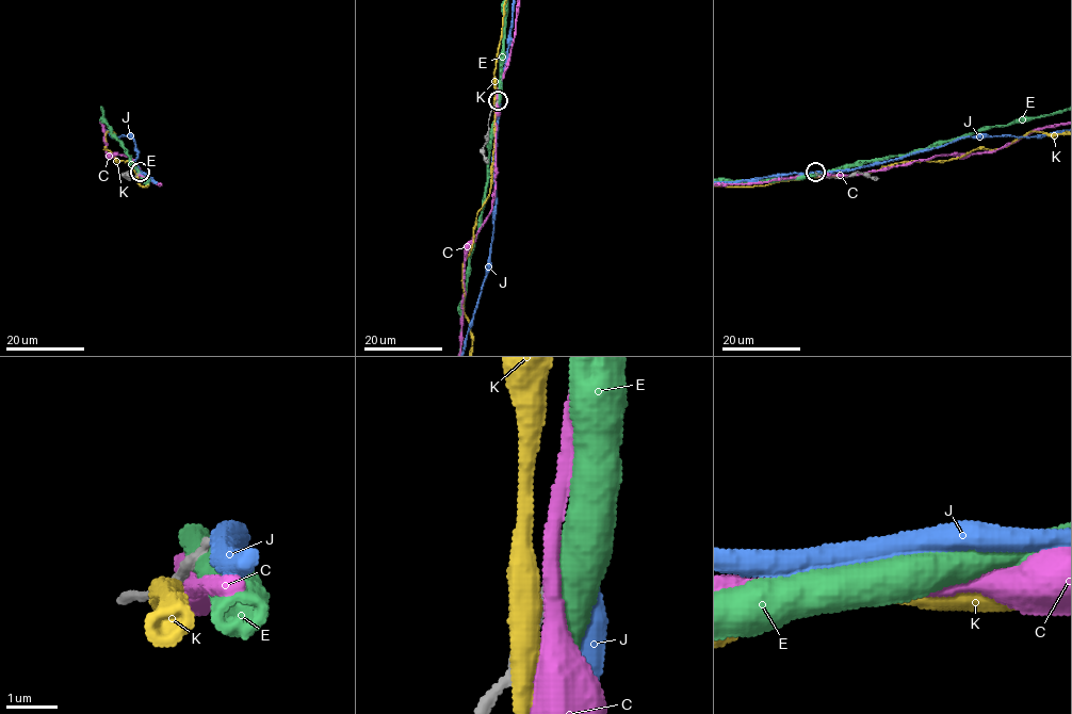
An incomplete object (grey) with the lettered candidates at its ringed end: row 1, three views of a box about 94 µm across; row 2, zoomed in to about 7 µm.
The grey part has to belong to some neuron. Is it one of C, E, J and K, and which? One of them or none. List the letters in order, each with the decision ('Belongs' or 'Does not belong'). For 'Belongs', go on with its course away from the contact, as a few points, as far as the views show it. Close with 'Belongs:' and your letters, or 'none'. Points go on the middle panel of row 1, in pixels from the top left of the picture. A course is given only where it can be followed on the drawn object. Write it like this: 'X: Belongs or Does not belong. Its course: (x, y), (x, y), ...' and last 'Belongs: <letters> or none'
C: Does not belong
E: Does not belong
J: Does not belong
K: Does not belong
Belongs: none

